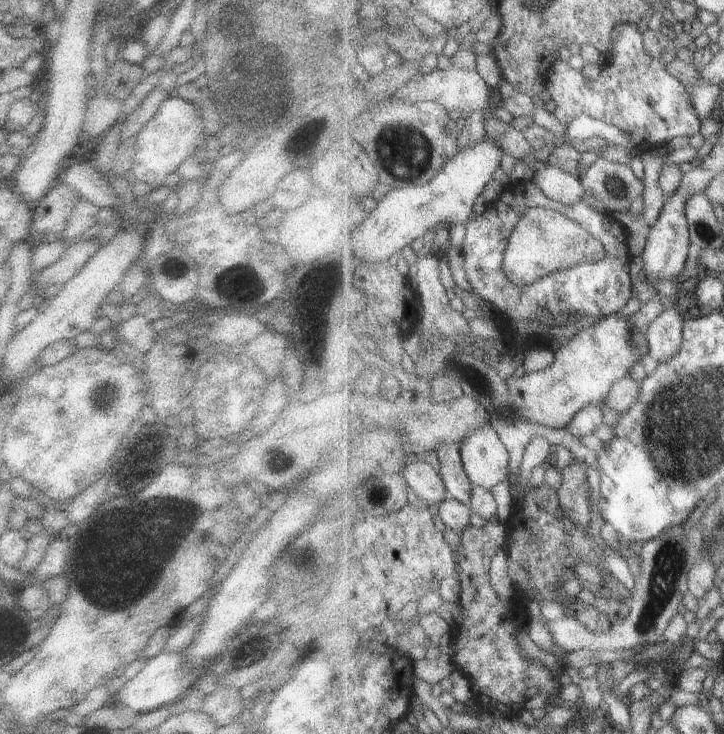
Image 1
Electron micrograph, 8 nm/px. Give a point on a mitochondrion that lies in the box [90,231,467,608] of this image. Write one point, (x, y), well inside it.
(149, 538)

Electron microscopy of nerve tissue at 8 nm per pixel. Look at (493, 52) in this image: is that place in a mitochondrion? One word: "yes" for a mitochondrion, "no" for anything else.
no

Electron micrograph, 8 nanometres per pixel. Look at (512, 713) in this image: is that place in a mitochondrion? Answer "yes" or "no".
no

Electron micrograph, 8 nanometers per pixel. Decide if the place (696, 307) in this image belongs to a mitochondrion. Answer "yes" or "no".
no

